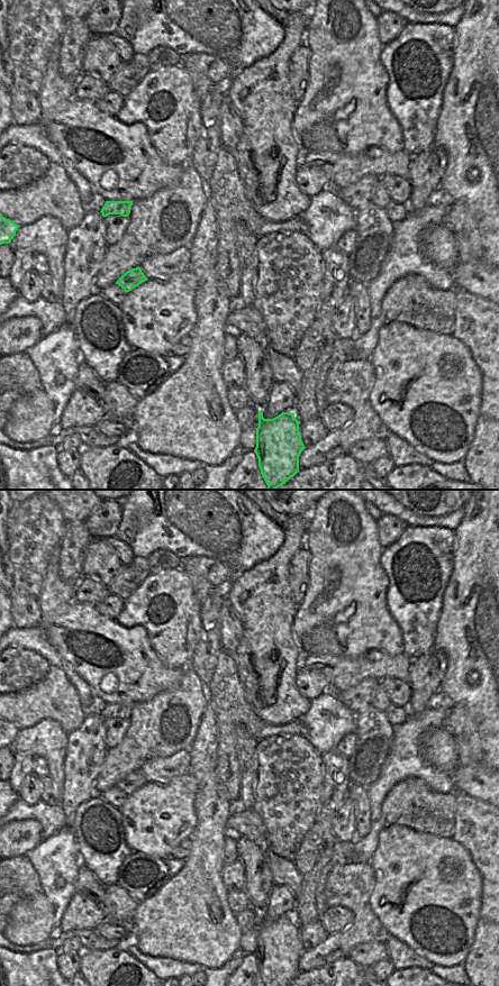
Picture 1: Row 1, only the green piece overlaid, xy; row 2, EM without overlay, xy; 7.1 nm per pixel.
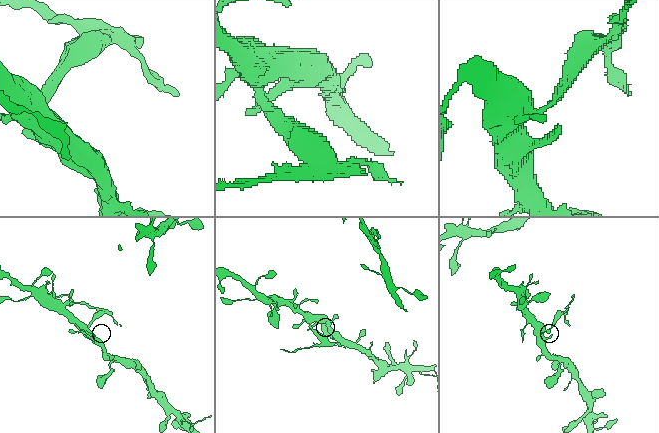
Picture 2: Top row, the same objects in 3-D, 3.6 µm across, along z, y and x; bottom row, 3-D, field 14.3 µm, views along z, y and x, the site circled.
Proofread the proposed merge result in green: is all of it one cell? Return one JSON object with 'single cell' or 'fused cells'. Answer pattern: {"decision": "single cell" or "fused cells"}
{"decision": "fused cells"}

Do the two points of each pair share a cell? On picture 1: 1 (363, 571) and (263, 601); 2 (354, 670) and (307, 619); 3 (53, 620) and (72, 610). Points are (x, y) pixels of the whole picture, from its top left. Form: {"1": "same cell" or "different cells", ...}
{"1": "different cells", "2": "different cells", "3": "same cell"}

